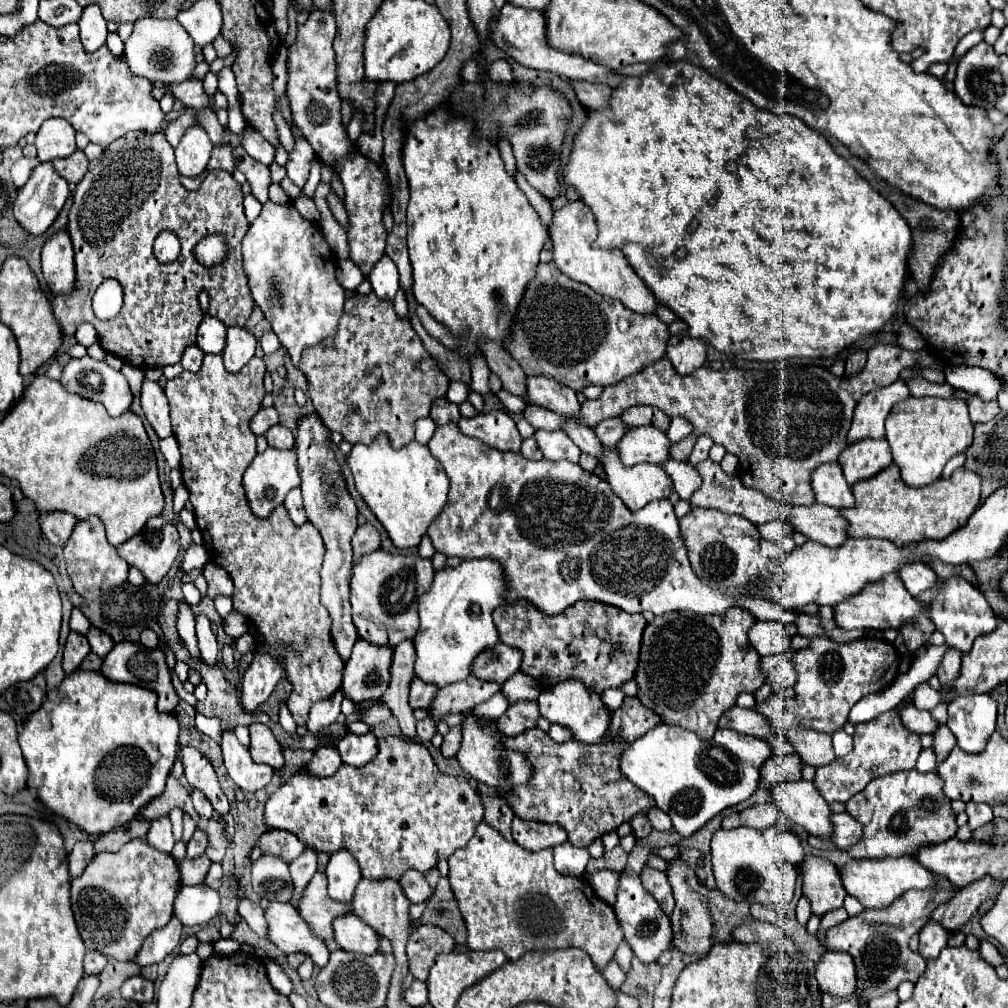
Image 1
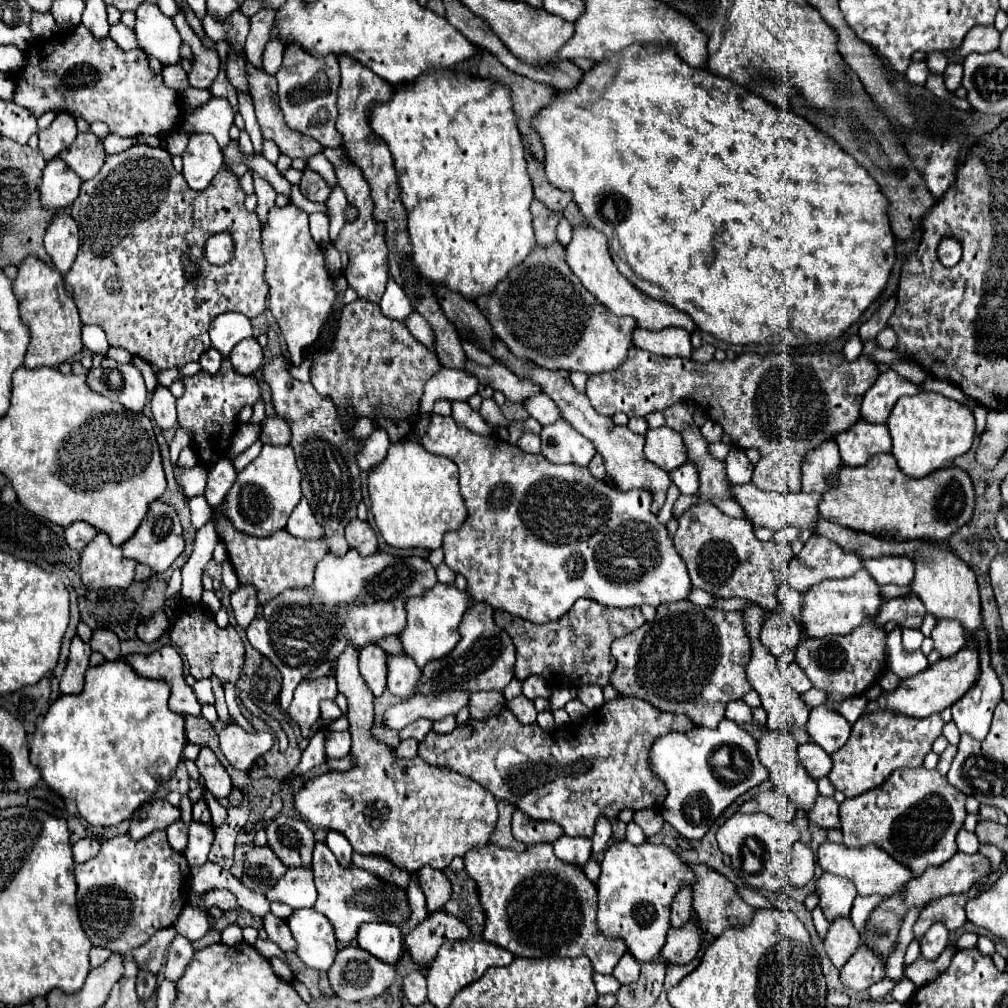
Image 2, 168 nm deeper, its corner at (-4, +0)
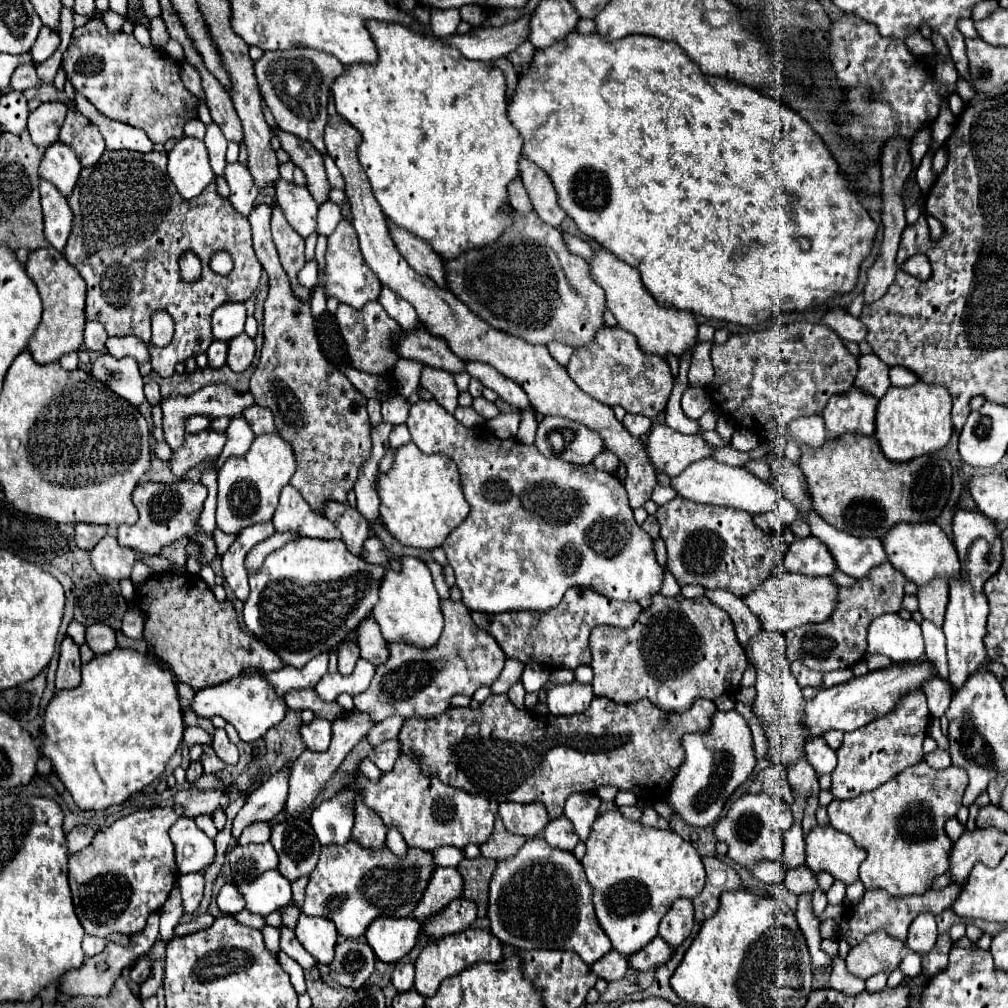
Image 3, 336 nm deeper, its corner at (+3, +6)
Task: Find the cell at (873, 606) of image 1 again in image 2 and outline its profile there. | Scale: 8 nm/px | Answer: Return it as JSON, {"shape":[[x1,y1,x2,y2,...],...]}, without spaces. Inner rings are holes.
{"shape":[[863,569,849,579,829,579,825,583,817,583,817,587,811,587,805,595,801,595,801,615,797,621,809,637,847,635,855,627,859,627,865,617,875,615,877,609,883,605,877,589,879,585]]}

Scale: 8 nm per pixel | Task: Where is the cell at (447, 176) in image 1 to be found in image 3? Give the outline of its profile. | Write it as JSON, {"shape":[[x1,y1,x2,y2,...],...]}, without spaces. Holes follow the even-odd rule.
{"shape":[[368,21,368,29,370,35,376,41,378,47,378,63,376,65,350,65,346,67,346,71,332,83,332,93,334,93,334,101,336,101,336,109,342,117,346,117,348,123,352,123,360,135,362,135,362,143,358,149,358,159,370,179,372,191,376,201,382,207,382,213,386,215,386,219,390,219,394,225,406,229,408,233,416,235,418,239,426,241,442,259,450,261,454,257,460,257,462,253,466,253,468,249,474,247,484,247,490,245,494,241,498,241,498,237,512,225,512,207,510,207,510,199,508,199,508,185,512,181,516,181,520,177,520,169,518,169,518,159,522,155,522,137,520,133,514,129,514,125,508,119,506,113,506,77,504,73,492,65,492,63,484,63,484,61,470,61,466,57,462,57,456,49,444,47,440,41,432,39,432,37,424,37,420,33,414,33,412,29,398,25,398,23,376,23,376,21]]}

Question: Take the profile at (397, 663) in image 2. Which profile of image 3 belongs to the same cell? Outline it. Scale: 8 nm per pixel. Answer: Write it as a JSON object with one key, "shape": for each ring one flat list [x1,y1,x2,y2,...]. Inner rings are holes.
{"shape":[[372,617,370,621,366,621,366,625,360,625,356,633,358,633,358,647,360,647,362,659,370,661,376,667,388,661,390,657,388,641,384,639,382,631,378,629,378,623]]}

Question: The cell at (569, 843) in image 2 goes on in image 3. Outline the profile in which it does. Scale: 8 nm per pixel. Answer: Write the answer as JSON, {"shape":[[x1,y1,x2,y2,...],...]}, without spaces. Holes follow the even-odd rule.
{"shape":[[560,817,548,823,544,829,544,839,550,847,562,849,562,851,572,851,578,845,578,835,574,833,574,827,570,825,570,819]]}

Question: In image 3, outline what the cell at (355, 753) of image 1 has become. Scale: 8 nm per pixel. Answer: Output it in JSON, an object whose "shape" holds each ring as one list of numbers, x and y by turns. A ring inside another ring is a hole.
{"shape":[[314,719,310,725,302,725,300,733,310,751,326,751,332,741,332,723,326,719]]}

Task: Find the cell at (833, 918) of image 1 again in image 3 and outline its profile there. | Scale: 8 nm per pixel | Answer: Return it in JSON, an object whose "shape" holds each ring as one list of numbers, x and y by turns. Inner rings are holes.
{"shape":[[840,955,832,957,832,973,830,973,830,981,828,987,836,989,836,991,844,991,848,995,858,995,860,991,864,991,864,981,854,977,846,967,844,967,844,959]]}

